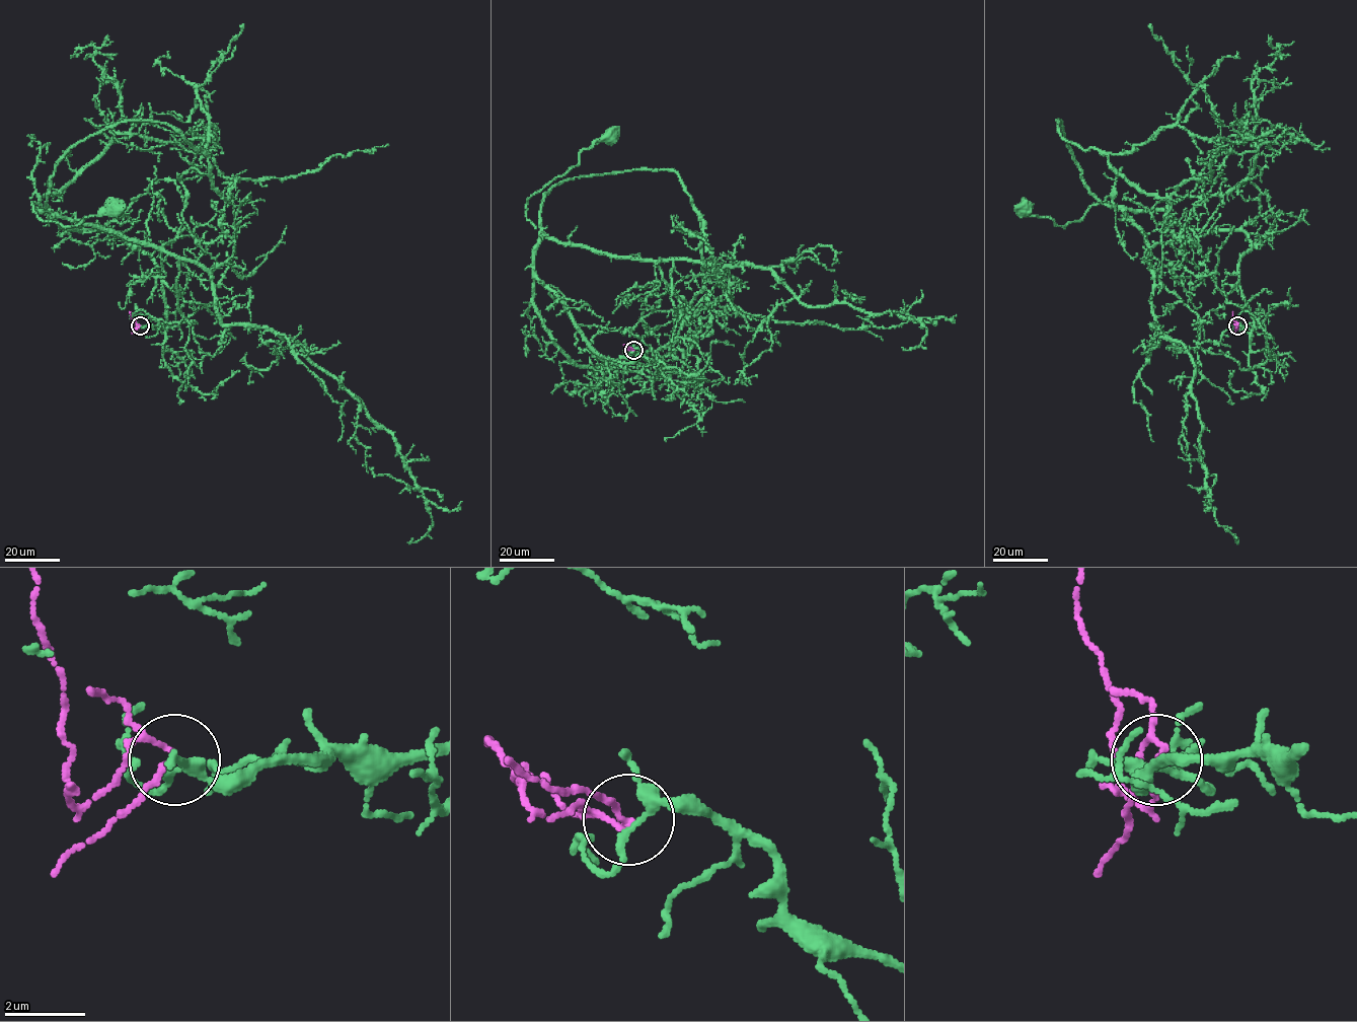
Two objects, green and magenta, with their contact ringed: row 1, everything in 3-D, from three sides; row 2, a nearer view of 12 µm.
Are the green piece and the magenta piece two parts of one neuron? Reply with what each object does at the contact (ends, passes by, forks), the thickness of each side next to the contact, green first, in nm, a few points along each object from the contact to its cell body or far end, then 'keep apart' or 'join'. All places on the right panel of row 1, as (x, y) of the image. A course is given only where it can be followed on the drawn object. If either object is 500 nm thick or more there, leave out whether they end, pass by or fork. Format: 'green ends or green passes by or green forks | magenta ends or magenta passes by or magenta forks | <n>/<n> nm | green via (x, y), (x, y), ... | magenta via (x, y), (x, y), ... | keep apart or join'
green forks | magenta passes by | 190/110 nm | green via (1237, 326), (1253, 321), (1239, 281), (1245, 232), (1187, 230), (1166, 212), (1106, 202), (1064, 226), (1021, 208) | magenta via (1237, 325), (1235, 327), (1233, 311) | join

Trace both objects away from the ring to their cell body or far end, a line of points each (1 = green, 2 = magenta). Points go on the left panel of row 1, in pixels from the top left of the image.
1: (140, 326), (166, 319), (157, 264), (115, 233), (63, 229), (31, 204), (45, 220), (68, 226), (114, 208)
2: (140, 325), (132, 327), (130, 311)

